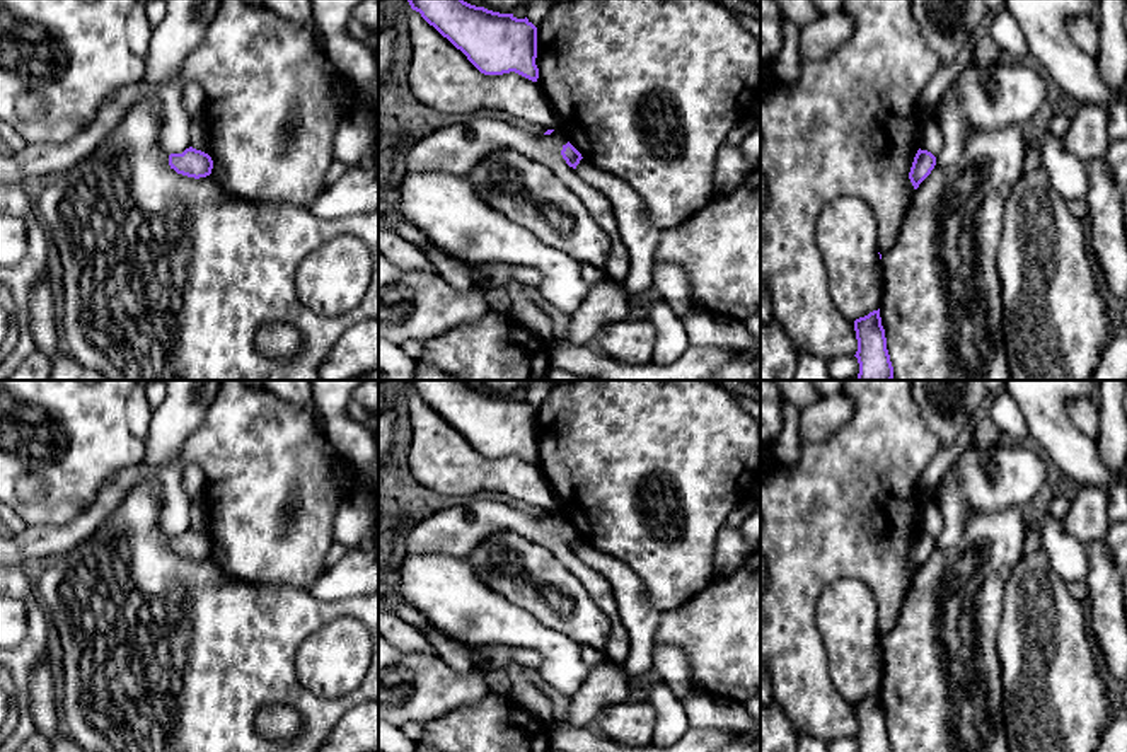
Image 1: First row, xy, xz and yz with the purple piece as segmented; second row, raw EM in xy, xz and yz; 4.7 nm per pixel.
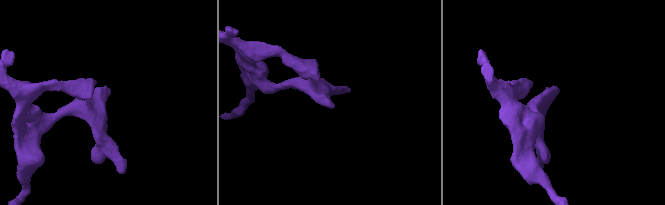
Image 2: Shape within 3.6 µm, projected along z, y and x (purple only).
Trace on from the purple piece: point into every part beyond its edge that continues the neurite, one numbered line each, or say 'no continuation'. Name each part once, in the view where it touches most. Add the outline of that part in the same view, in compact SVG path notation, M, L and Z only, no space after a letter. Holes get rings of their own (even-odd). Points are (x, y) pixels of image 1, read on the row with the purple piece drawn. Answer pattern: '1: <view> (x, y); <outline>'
no continuation

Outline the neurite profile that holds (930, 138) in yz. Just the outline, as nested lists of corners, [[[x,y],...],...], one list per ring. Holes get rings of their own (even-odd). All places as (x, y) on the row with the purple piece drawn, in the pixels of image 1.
[[[934,118],[921,119],[917,145],[921,150],[928,150],[938,157],[943,147],[943,136]]]

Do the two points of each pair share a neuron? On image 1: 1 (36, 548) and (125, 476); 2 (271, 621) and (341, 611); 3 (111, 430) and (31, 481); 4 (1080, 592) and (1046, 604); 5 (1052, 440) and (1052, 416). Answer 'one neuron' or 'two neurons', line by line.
1: one neuron
2: one neuron
3: one neuron
4: two neurons
5: one neuron

